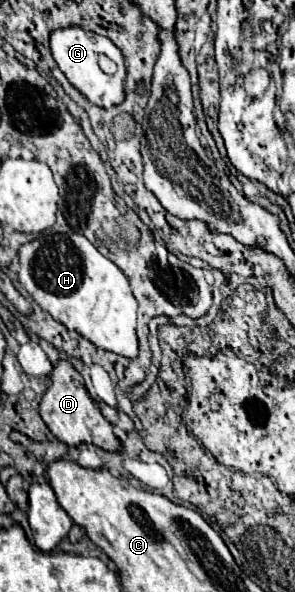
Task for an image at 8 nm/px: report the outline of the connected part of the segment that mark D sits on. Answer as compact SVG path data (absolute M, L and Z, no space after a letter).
M60 360L58 366L54 366L54 374L50 376L50 386L40 402L40 416L44 424L50 428L50 432L64 444L74 444L74 446L94 444L108 452L122 452L122 442L114 436L112 424L100 414L98 404L90 398L84 378L66 360Z

